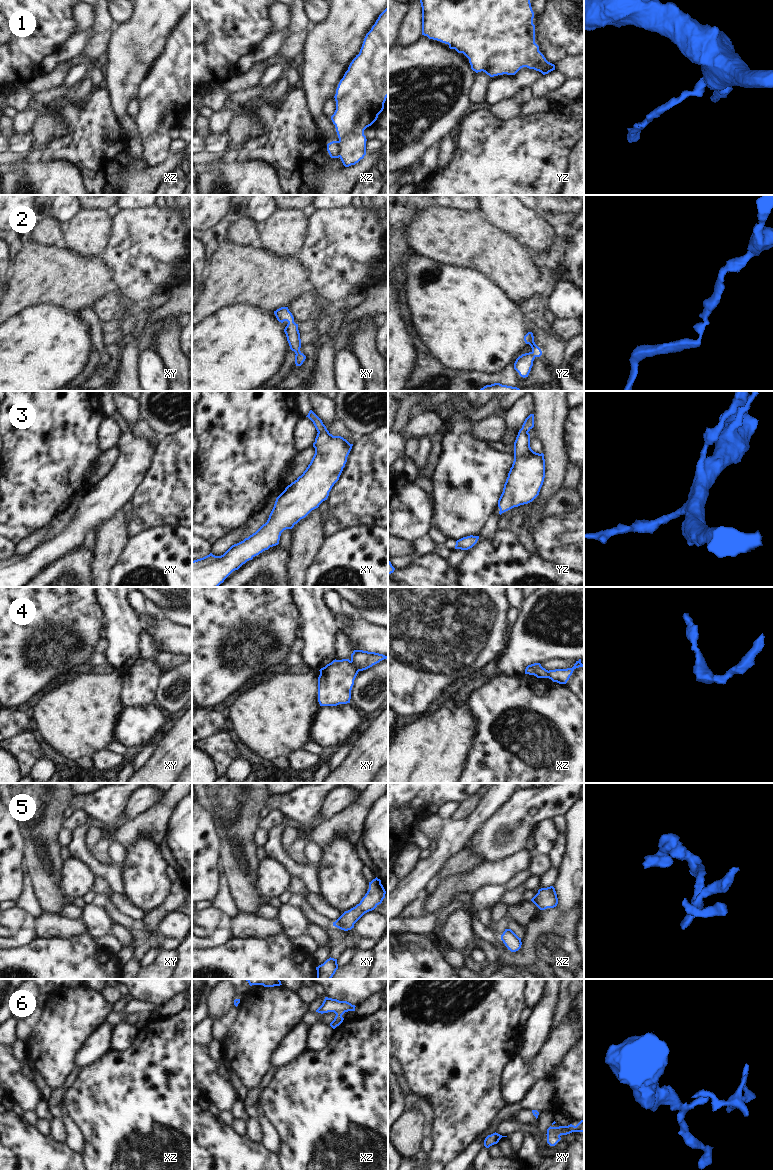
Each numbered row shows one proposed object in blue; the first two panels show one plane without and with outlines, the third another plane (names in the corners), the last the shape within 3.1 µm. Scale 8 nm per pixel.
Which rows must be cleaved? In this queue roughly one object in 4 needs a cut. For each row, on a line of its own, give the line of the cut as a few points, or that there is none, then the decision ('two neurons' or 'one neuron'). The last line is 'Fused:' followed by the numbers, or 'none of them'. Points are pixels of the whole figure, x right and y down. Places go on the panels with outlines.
1: cut in xz along (338, 141), (340, 156); two neurons
2: no cut; one neuron
3: no cut; one neuron
4: cut in xy along (350, 661), (358, 671); two neurons
5: no cut; one neuron
6: cut in xz along (336, 1014), (341, 1016); two neurons
Fused: 1, 4, 6

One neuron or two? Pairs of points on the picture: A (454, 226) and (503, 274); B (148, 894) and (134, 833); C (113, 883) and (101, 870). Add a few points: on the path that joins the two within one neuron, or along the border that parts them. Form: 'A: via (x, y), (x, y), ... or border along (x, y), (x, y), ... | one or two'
A: via (466, 238), (491, 262) | one
B: border along (159, 842), (151, 836), (139, 836), (126, 847) | two
C: via (111, 880), (104, 873) | one

